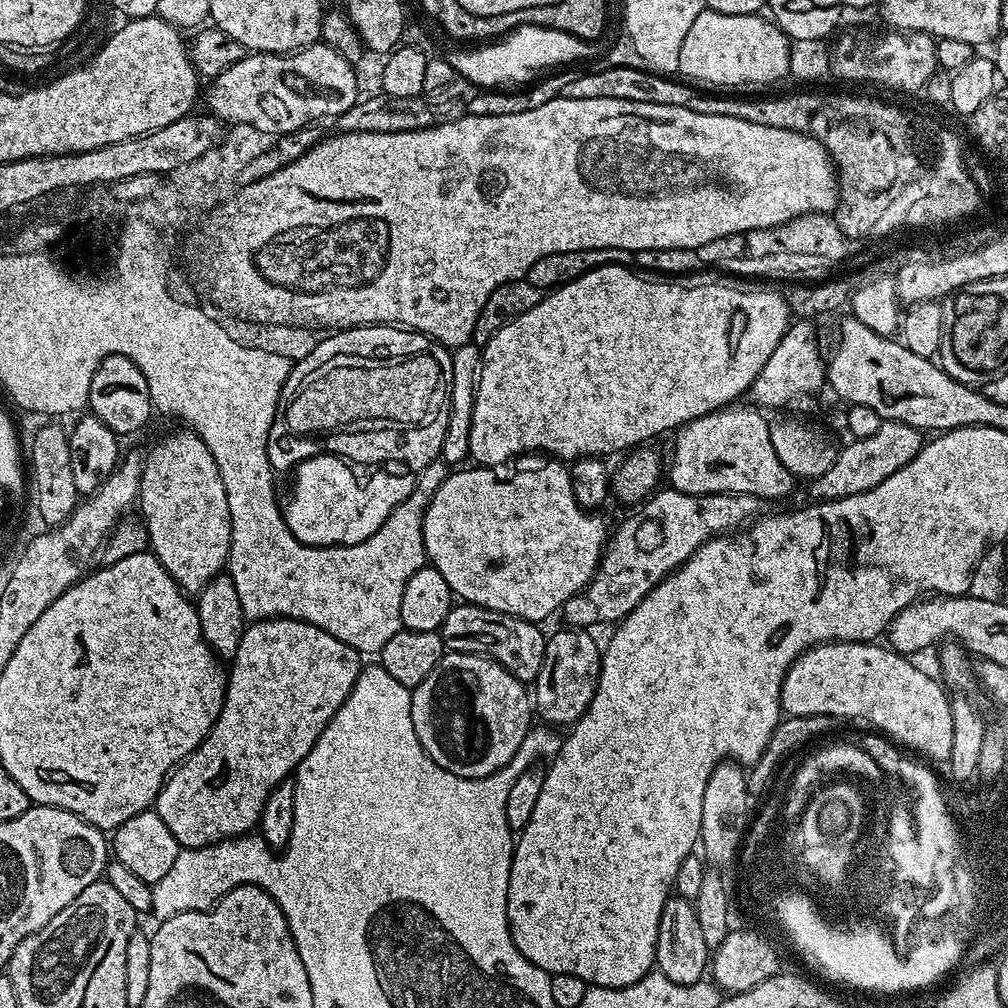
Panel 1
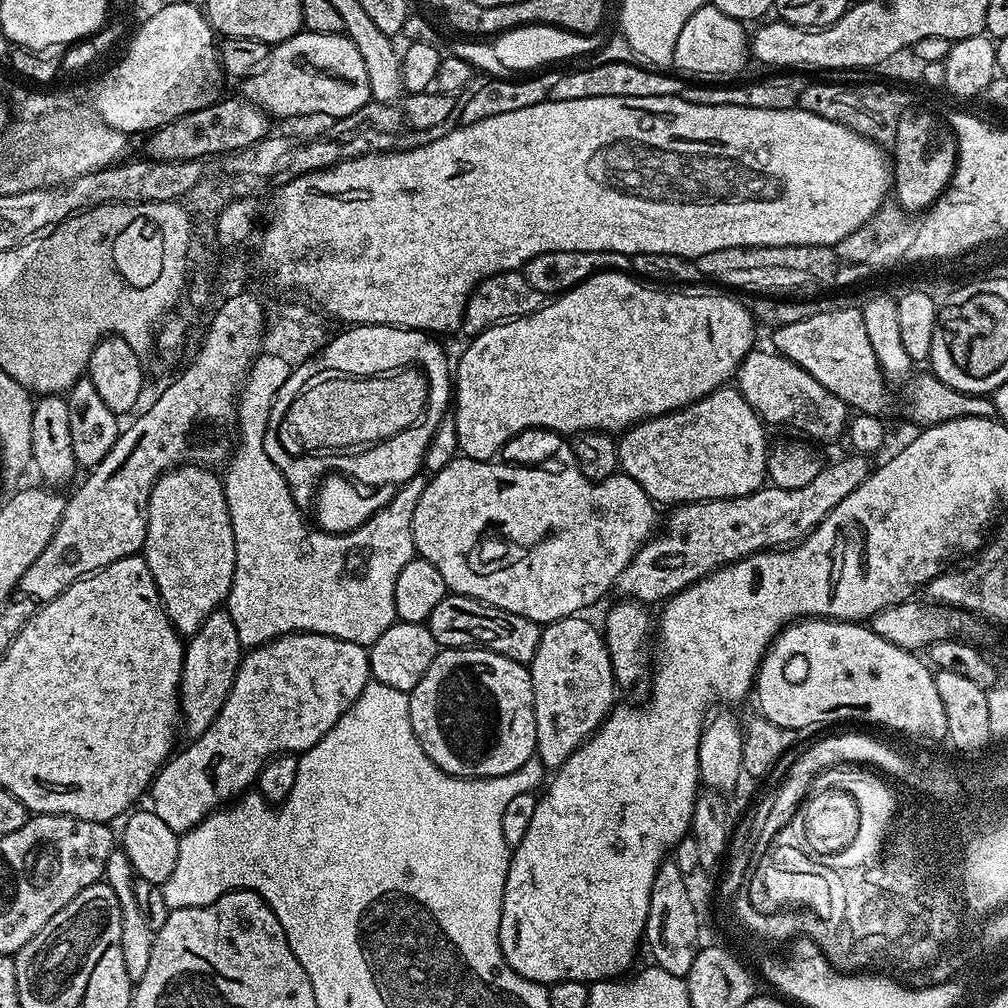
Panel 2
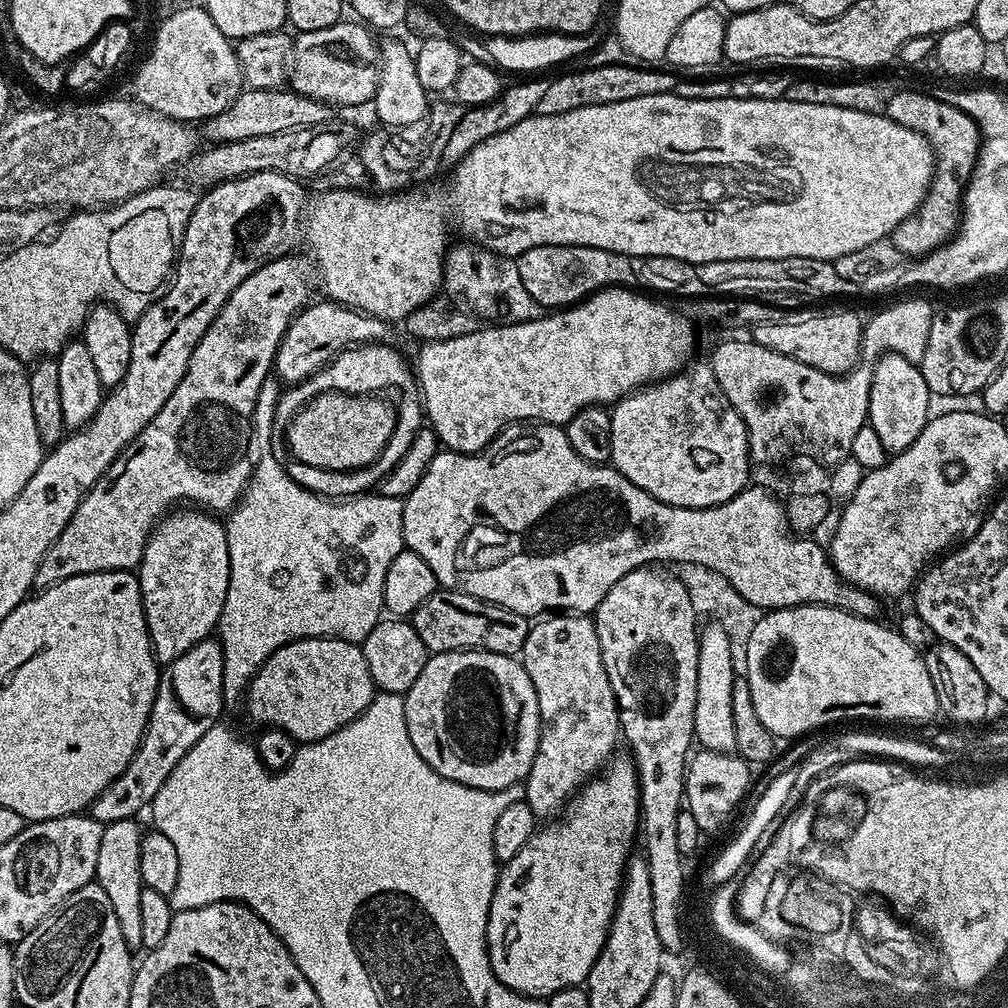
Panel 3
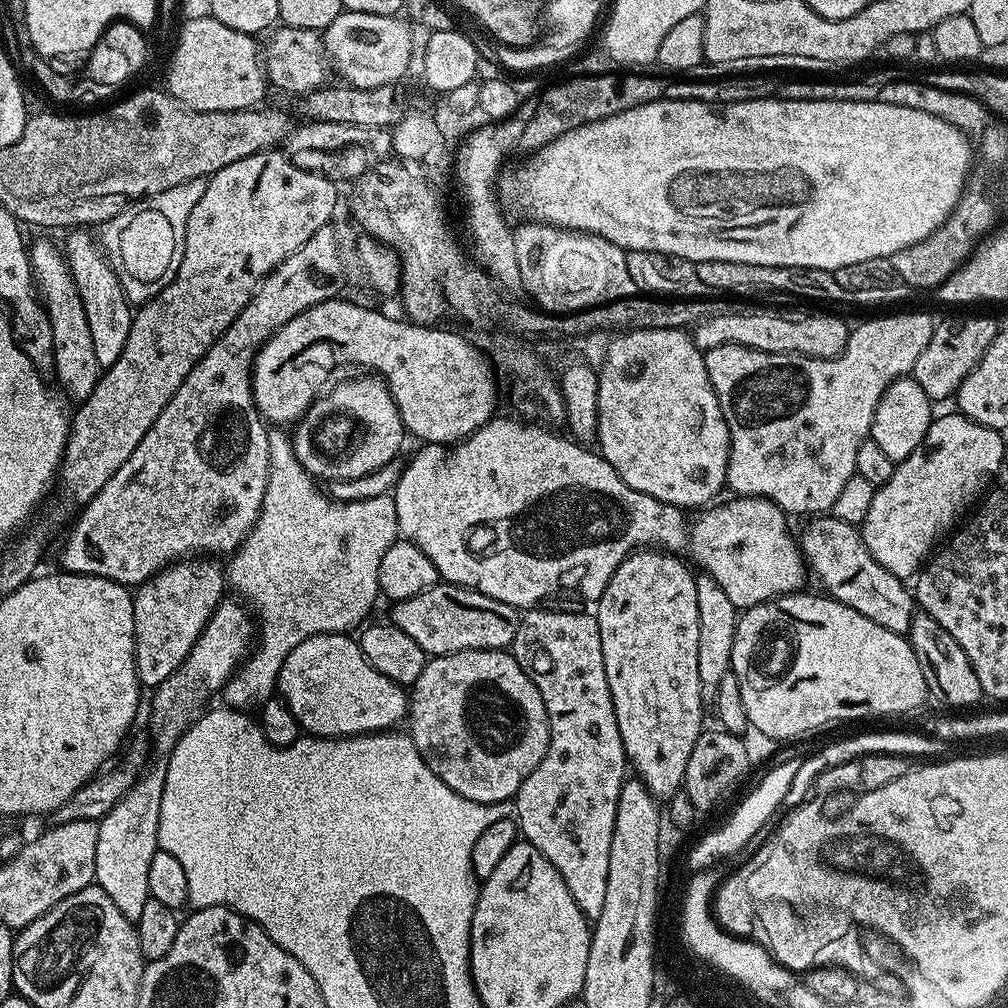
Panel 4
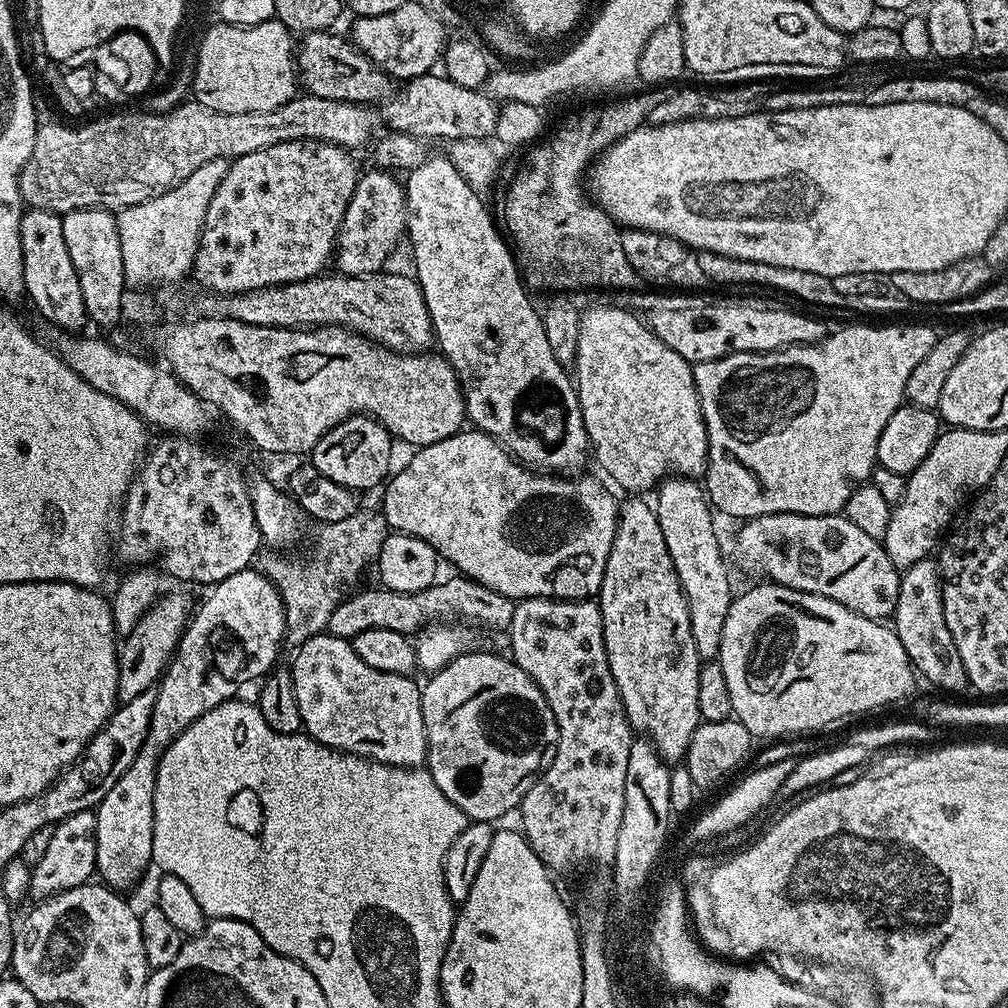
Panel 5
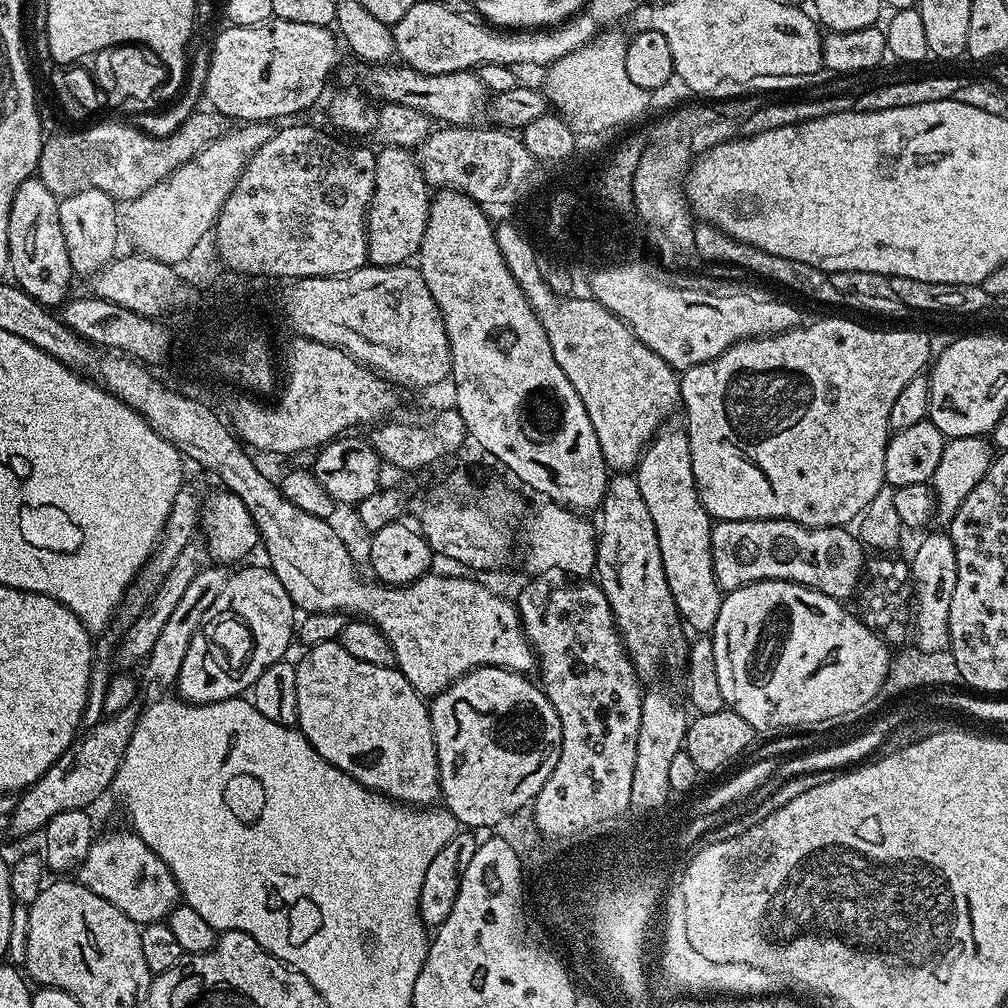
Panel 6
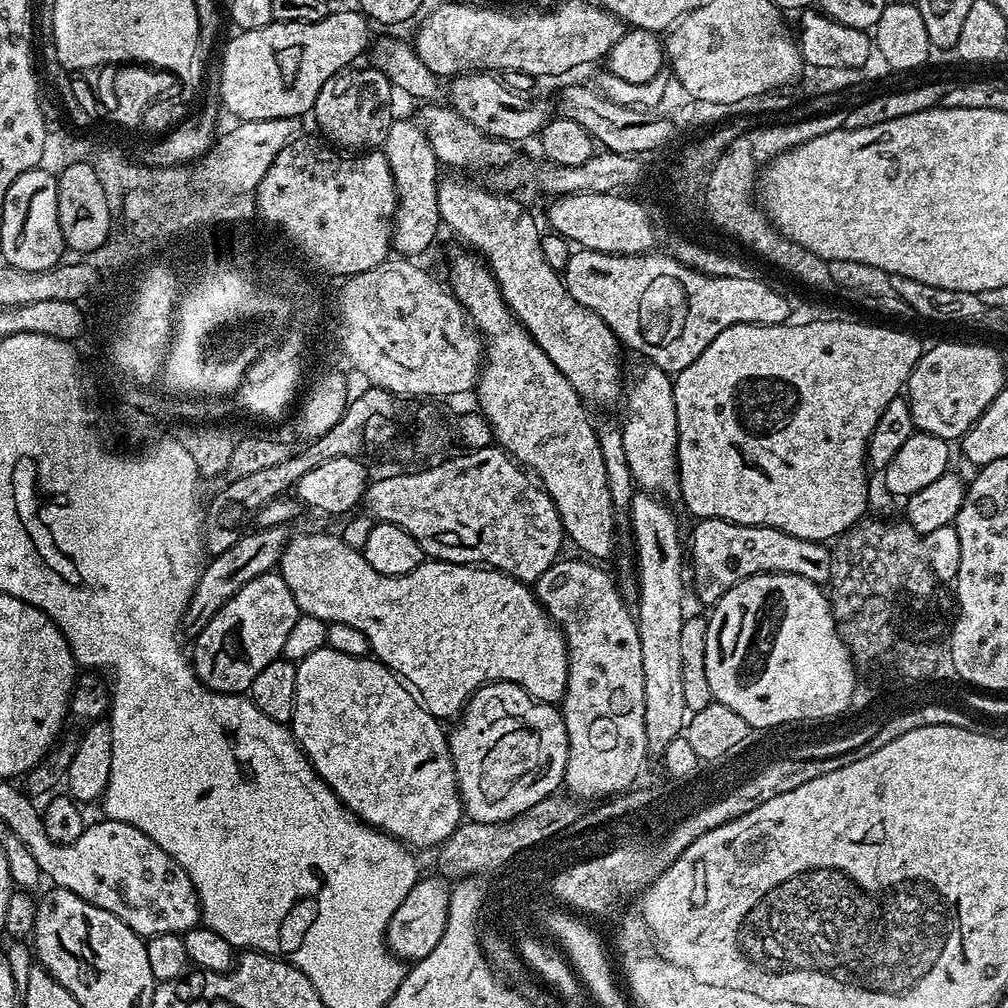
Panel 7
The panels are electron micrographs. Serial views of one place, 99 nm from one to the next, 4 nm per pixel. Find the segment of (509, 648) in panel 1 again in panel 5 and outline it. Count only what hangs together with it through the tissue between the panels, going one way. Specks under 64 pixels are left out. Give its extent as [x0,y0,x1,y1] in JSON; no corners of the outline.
[327,574,516,641]

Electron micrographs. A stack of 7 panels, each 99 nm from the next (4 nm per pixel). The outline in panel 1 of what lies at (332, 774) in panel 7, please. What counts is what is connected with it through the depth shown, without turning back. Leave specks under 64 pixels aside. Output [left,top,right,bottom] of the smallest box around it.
[154,618,362,849]

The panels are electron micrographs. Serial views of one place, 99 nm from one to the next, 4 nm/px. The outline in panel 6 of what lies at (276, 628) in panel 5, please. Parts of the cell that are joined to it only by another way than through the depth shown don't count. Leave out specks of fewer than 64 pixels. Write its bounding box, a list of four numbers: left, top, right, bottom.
[175,568,298,704]

